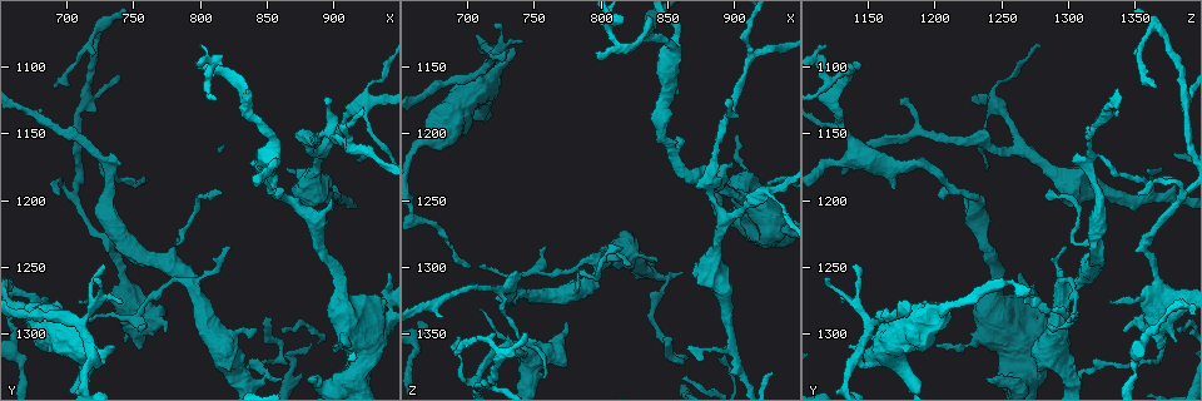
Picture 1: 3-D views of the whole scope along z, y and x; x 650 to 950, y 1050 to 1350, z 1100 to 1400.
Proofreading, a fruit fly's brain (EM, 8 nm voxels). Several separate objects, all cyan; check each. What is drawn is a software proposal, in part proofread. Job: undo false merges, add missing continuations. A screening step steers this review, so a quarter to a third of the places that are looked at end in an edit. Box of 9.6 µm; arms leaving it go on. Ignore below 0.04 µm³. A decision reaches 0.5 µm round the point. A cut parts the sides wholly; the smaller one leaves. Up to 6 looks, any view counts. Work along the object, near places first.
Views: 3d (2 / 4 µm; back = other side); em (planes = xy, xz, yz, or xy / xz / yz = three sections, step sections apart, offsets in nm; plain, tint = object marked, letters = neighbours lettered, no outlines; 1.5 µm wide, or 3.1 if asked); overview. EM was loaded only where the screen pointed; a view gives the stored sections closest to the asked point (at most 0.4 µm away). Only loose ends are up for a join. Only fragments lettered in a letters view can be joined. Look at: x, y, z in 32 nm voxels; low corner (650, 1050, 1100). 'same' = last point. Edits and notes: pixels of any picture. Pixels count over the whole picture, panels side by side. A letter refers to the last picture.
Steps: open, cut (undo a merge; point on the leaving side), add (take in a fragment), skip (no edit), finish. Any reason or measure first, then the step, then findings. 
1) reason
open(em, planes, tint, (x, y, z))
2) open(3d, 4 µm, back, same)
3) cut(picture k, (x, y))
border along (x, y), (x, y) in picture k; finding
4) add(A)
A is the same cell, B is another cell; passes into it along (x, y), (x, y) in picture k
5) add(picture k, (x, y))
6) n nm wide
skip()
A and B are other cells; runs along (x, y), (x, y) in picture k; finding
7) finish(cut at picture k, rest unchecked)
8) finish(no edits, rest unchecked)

open(em, xy, step 4, tint, (692, 1118, 1364))

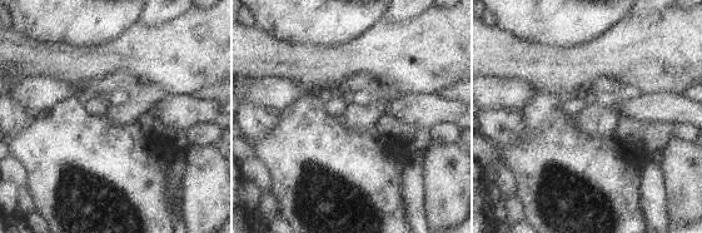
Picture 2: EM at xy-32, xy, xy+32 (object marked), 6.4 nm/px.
cut it another way
open(em, planes, letters, same)

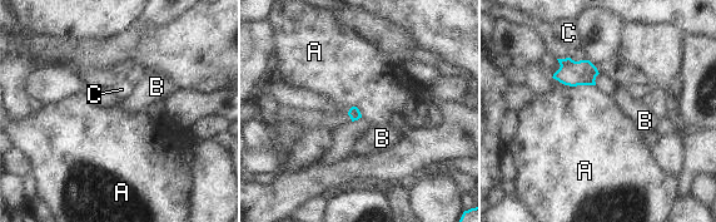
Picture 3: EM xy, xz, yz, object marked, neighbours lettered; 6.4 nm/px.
skip()
A, B and C are other cells; border along (552, 77), (570, 85), (595, 85) in picture 3; no lettered fragment goes on from it

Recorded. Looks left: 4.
open(em, xy, step 8, letters, (852, 1290, 1352))

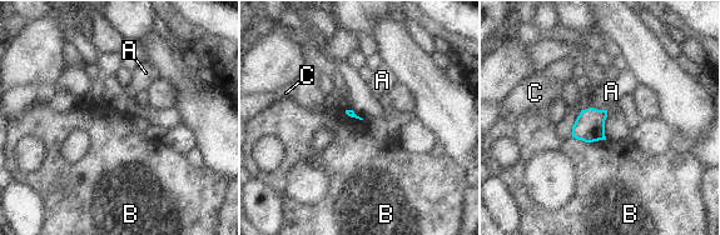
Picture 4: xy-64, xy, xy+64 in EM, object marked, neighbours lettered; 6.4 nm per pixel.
B touches over 220 nm
skip()
A, B and C are other cells; border along (572, 136), (585, 141), (605, 140) in picture 4; no lettered fragment goes on from it

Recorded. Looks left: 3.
narrows sharply
open(em, planes, tint, (850, 1326, 1314))

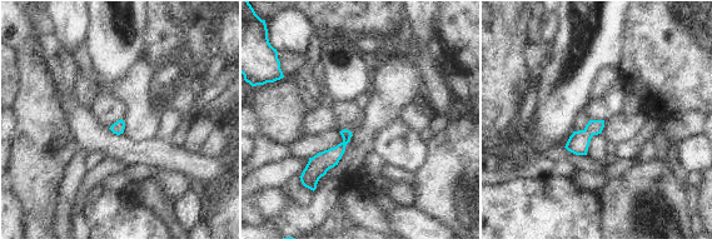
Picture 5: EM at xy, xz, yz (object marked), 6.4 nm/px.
what lies round it
open(em, planes, letters, same)

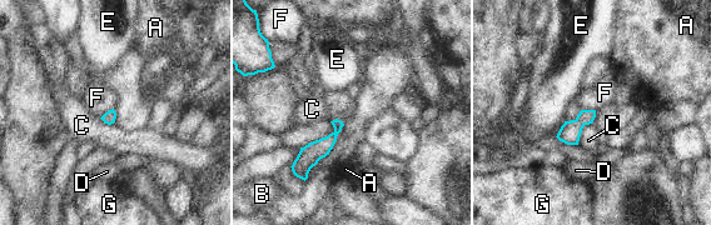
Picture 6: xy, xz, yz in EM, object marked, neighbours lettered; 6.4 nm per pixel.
C touches over 170 nm
skip()
A, B, C, D, E, F and G are other cells; one neuron here

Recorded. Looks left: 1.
finish(no edits, rest unchecked)

